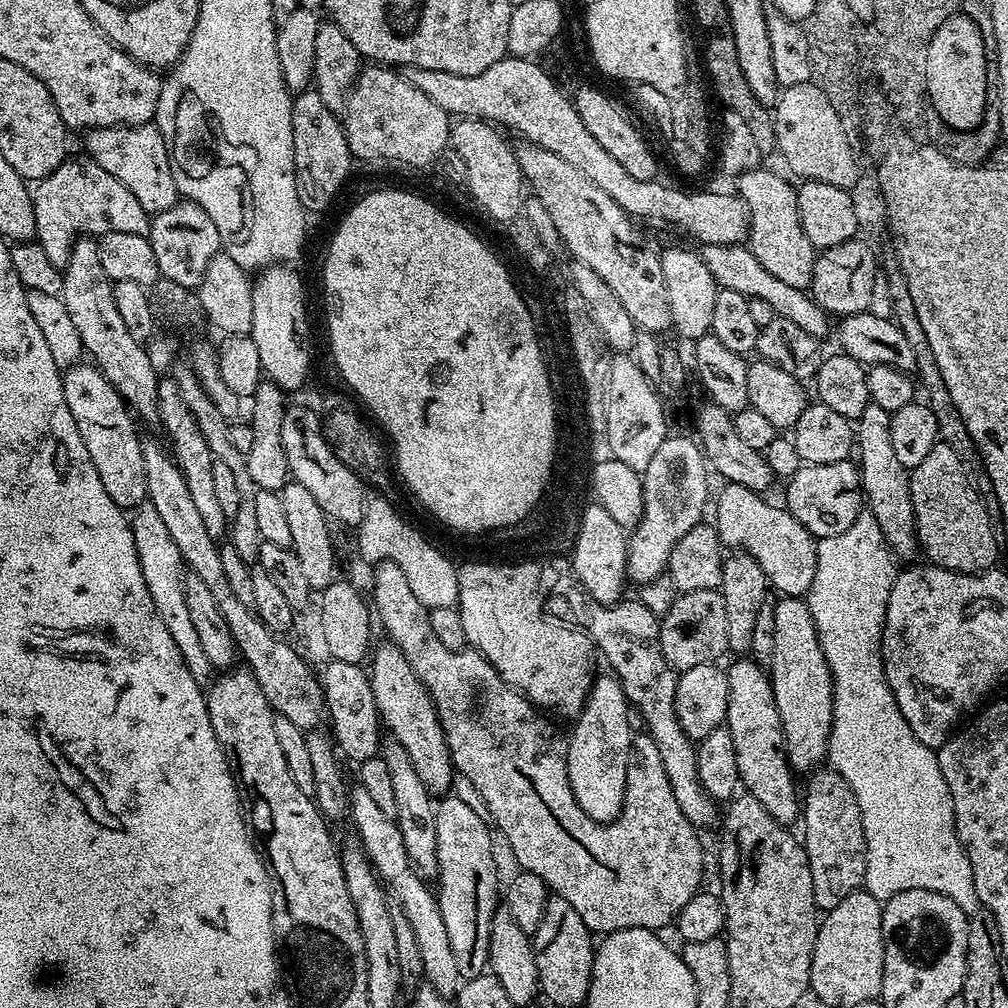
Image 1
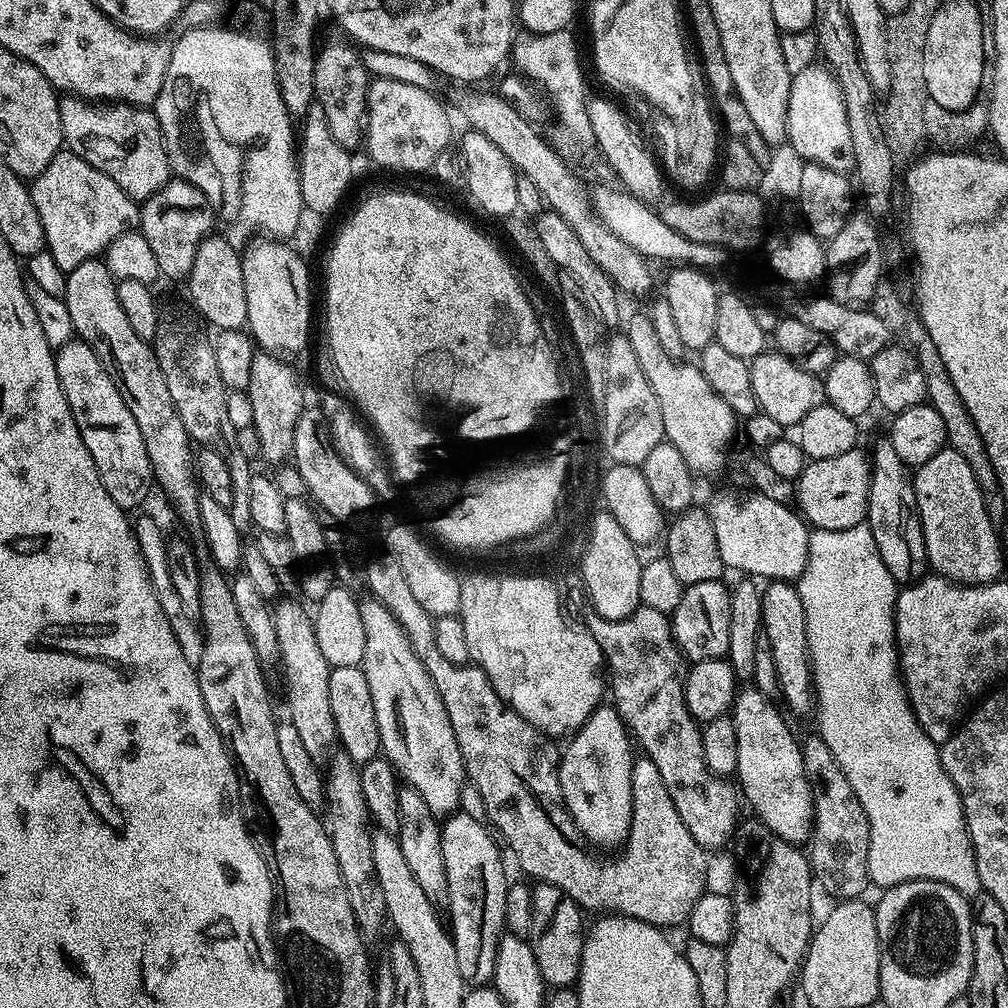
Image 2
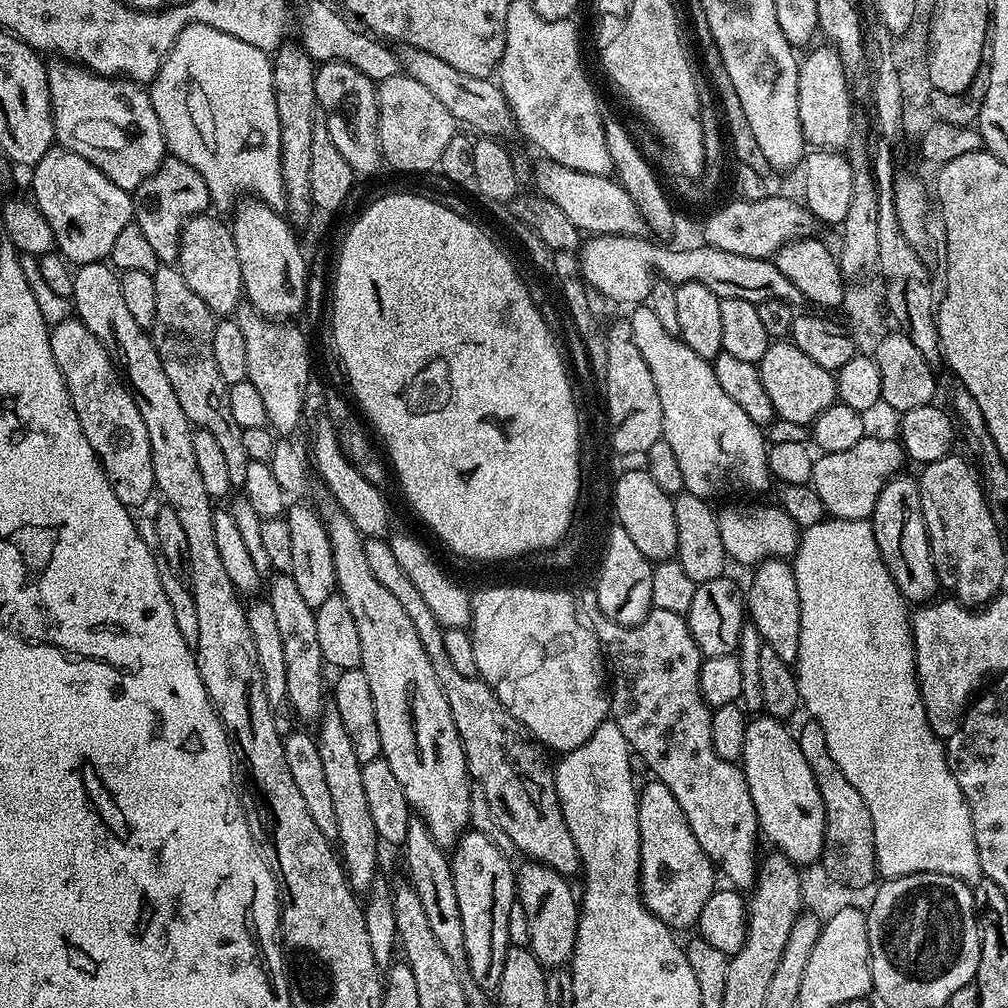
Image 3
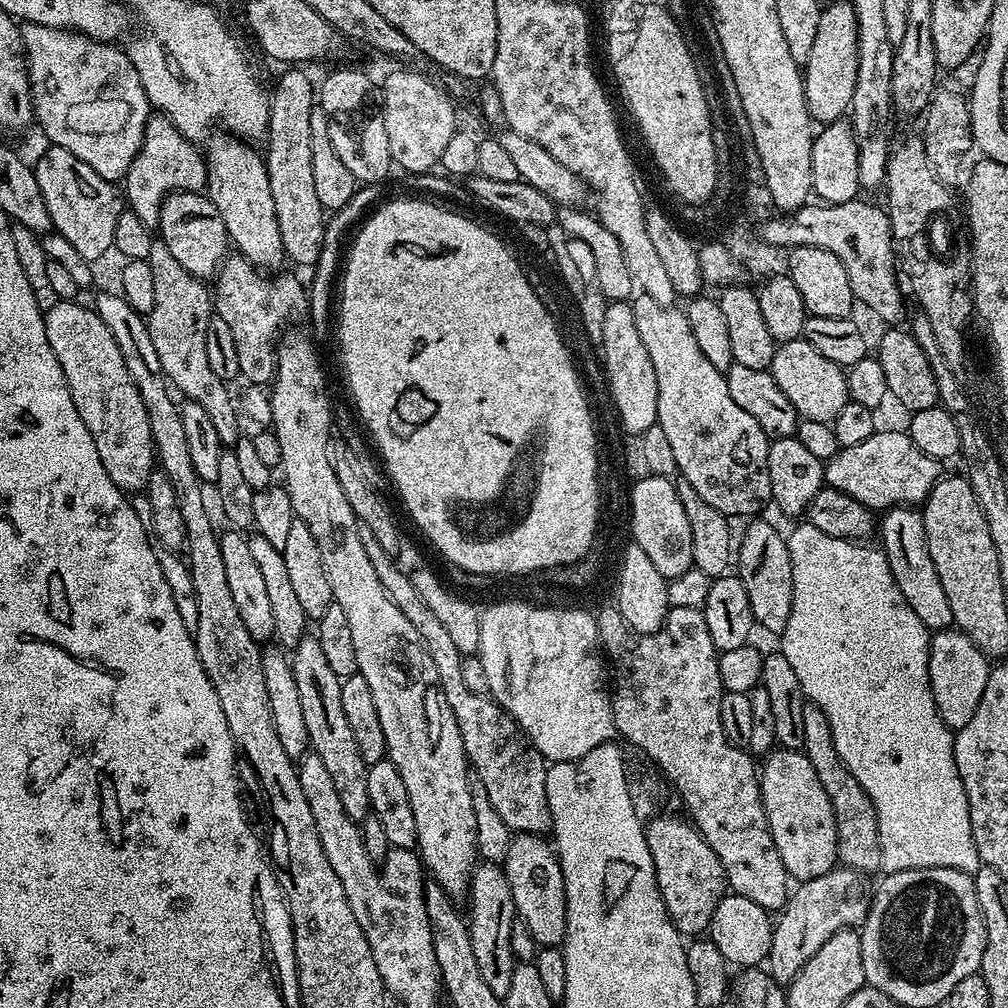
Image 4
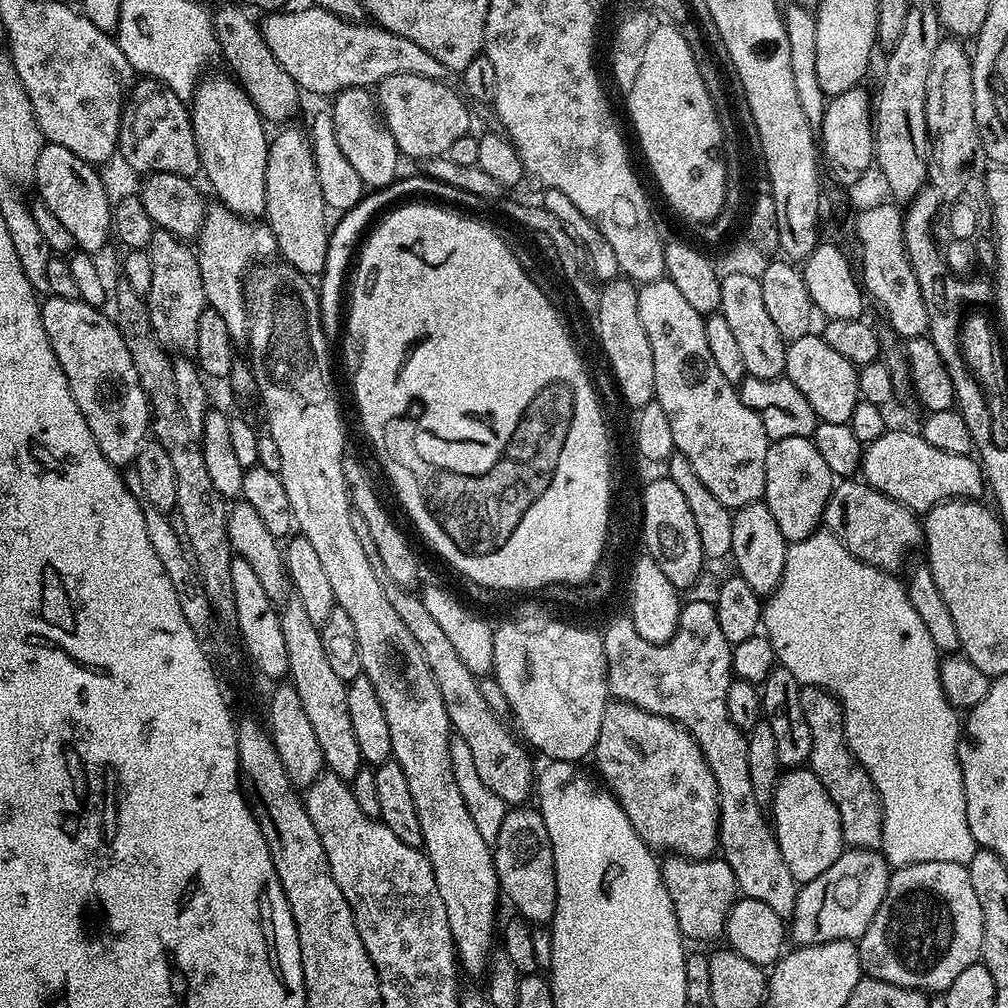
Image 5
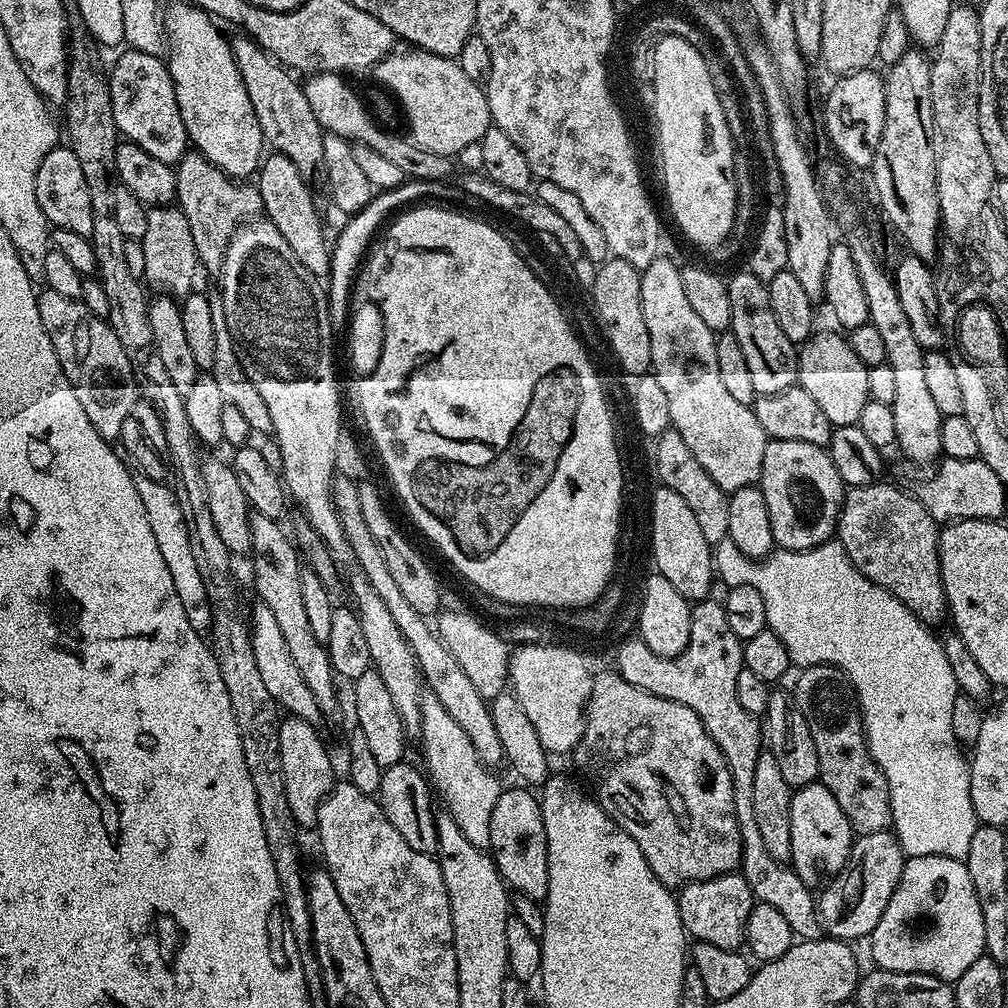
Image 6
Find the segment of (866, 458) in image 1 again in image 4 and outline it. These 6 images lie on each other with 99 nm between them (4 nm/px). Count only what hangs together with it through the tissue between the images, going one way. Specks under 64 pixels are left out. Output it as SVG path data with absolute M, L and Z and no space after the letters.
M897 506L889 509L883 516L879 543L888 560L890 574L894 574L894 582L898 582L902 598L906 598L906 606L910 606L910 610L918 614L919 620L929 630L953 627L950 601L946 599L946 590L942 590L938 570L934 570L934 558L930 558L923 511L910 506Z

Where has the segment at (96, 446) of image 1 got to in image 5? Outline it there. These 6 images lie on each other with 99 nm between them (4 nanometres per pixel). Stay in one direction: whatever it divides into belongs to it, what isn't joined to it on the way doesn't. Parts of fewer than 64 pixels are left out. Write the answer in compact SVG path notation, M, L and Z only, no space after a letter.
M54 295L47 299L40 305L42 326L58 358L58 366L62 366L66 374L74 402L78 402L78 410L82 410L82 418L86 418L86 426L90 426L94 442L98 442L98 450L102 450L104 457L116 468L123 469L124 464L135 465L136 456L150 432L150 409L148 396L138 382L138 370L134 370L134 358L130 358L130 350L126 350L119 327L109 317L108 321L101 309L91 308L81 299L67 300Z

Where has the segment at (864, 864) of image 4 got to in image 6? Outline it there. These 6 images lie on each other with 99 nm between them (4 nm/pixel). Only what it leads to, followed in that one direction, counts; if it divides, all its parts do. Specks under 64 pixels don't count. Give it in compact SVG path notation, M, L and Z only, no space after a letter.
M815 664L814 666L803 669L799 675L800 677L796 680L796 688L794 687L794 695L798 710L802 710L806 722L810 726L810 734L814 738L814 746L818 750L818 766L820 767L819 783L824 784L826 790L830 790L830 794L834 794L834 798L838 798L838 806L842 806L842 814L846 814L853 833L865 836L866 834L885 831L892 823L892 807L890 806L890 794L888 793L888 780L874 762L874 758L868 753L868 743L864 741L864 717L860 714L860 703L856 700L856 690L848 681L848 675L840 668L835 668L833 664Z

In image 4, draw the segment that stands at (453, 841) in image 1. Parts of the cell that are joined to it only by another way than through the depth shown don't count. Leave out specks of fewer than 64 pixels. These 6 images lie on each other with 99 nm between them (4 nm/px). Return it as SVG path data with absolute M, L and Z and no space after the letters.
M480 862L476 865L476 871L472 878L472 887L470 889L470 901L472 900L472 916L467 917L468 933L470 942L474 942L474 958L478 961L478 970L482 974L486 986L494 990L494 994L501 998L510 990L510 981L518 963L510 950L510 926L518 919L514 898L510 894L510 882L506 882L506 874L503 867L498 864Z

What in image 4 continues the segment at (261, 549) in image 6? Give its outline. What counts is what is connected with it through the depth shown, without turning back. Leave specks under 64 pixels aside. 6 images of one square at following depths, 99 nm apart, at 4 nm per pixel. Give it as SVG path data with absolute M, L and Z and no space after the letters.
M305 634L291 649L290 659L294 670L294 682L298 686L298 695L302 701L302 715L306 721L306 734L311 751L322 758L322 766L326 766L330 778L334 782L334 790L338 794L338 802L342 802L342 810L350 819L362 821L370 813L370 790L366 787L368 764L362 762L362 753L358 750L358 741L350 730L350 721L342 710L341 676L334 674L329 660L322 655L322 646L315 635Z

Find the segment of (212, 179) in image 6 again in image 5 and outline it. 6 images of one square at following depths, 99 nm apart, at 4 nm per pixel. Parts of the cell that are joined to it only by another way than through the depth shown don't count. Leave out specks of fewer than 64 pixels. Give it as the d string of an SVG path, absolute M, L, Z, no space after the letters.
M219 202L213 205L213 208L211 205L205 211L200 235L194 240L198 274L202 274L202 290L206 294L207 307L218 310L218 315L226 322L226 330L230 330L233 345L240 346L248 339L248 304L244 300L244 281L253 265L277 255L276 239L267 223L253 222L234 214Z

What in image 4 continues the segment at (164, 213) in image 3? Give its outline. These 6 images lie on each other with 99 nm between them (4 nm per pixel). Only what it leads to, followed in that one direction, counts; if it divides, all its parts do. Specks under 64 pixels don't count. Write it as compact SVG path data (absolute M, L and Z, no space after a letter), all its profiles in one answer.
M163 114L149 115L144 127L144 141L130 164L130 170L124 175L122 192L127 207L146 226L155 229L160 223L162 202L172 192L198 192L208 183L208 162L203 151L195 143L187 140Z

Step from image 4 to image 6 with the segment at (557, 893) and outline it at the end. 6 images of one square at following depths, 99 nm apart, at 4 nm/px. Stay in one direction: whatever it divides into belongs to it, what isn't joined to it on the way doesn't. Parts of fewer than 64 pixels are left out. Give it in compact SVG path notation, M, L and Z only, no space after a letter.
M505 787L498 802L494 802L494 810L490 810L490 855L500 877L513 893L542 902L548 893L546 822L542 818L537 793L519 787Z

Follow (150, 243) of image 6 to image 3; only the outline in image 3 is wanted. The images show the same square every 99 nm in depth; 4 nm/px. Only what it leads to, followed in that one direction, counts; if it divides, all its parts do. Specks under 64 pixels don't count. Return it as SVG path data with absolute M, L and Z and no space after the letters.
M161 264L155 272L154 290L156 291L157 314L150 329L158 358L162 358L162 370L174 386L174 394L182 405L182 414L196 428L205 428L222 449L226 462L230 465L230 478L233 485L243 485L249 459L242 446L240 426L231 414L230 385L218 374L218 362L214 362L214 330L217 317L213 316L210 306L186 286L179 267Z

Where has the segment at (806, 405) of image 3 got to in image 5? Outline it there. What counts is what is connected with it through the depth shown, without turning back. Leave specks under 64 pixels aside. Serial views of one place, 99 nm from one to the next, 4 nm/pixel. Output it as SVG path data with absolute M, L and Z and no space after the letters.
M809 334L787 345L784 375L802 390L806 402L814 406L817 421L847 424L850 414L854 414L854 406L860 401L857 365L826 346L823 335Z

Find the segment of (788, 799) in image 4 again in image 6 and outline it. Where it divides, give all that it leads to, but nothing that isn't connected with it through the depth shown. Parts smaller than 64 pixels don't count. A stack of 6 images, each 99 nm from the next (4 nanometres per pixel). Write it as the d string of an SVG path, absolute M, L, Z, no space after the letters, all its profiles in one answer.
M807 784L793 791L790 802L790 866L804 884L816 886L825 878L840 873L848 864L853 839L852 827L846 814L842 814L842 806L838 806L838 798L834 798L824 784Z

